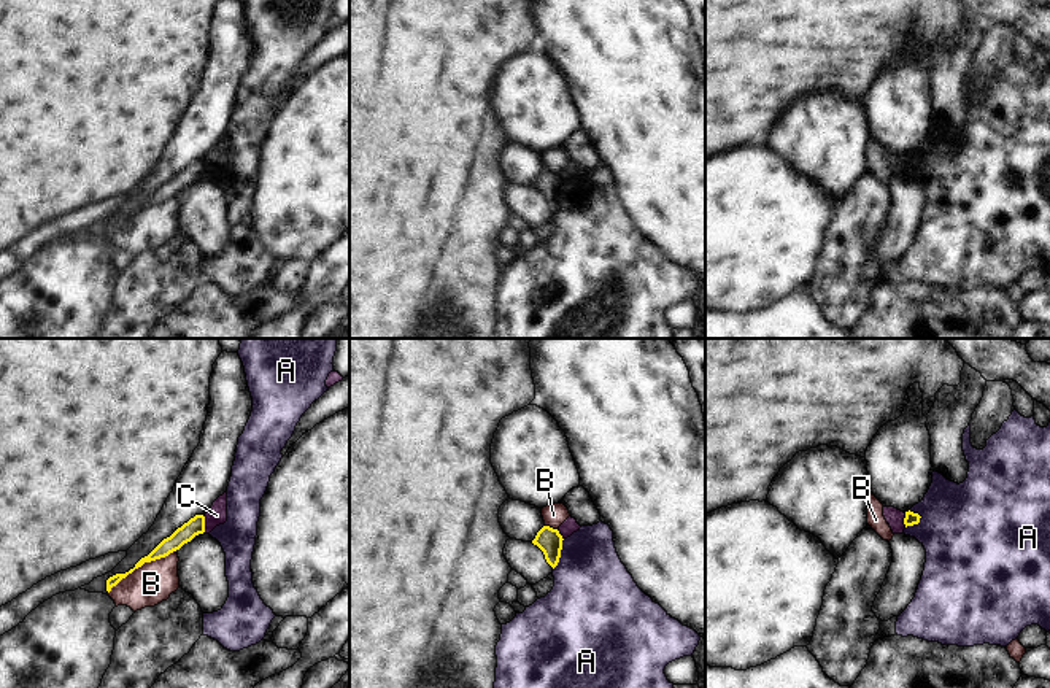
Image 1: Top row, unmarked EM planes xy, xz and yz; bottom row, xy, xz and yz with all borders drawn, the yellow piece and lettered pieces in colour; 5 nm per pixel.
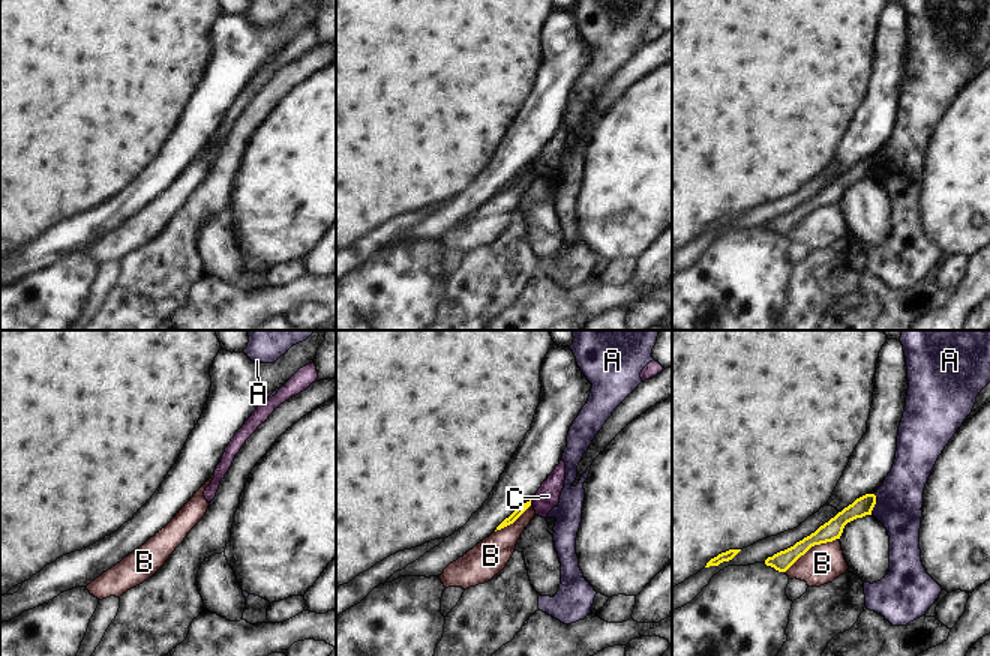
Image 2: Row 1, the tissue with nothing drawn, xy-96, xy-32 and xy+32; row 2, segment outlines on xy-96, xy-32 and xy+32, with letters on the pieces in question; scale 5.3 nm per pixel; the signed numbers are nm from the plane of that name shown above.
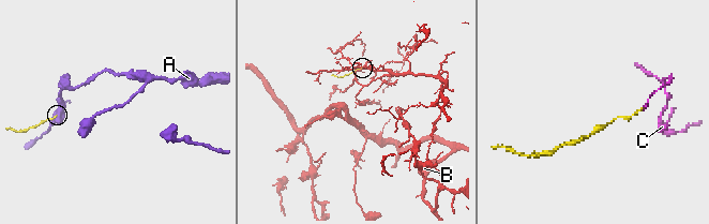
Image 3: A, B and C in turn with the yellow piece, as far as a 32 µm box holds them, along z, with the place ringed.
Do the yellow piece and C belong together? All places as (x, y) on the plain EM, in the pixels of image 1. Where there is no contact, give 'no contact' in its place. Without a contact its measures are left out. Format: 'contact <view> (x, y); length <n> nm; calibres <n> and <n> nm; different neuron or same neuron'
contact xy (204, 167); length 90 nm; calibres 90 and 100 nm; different neuron

